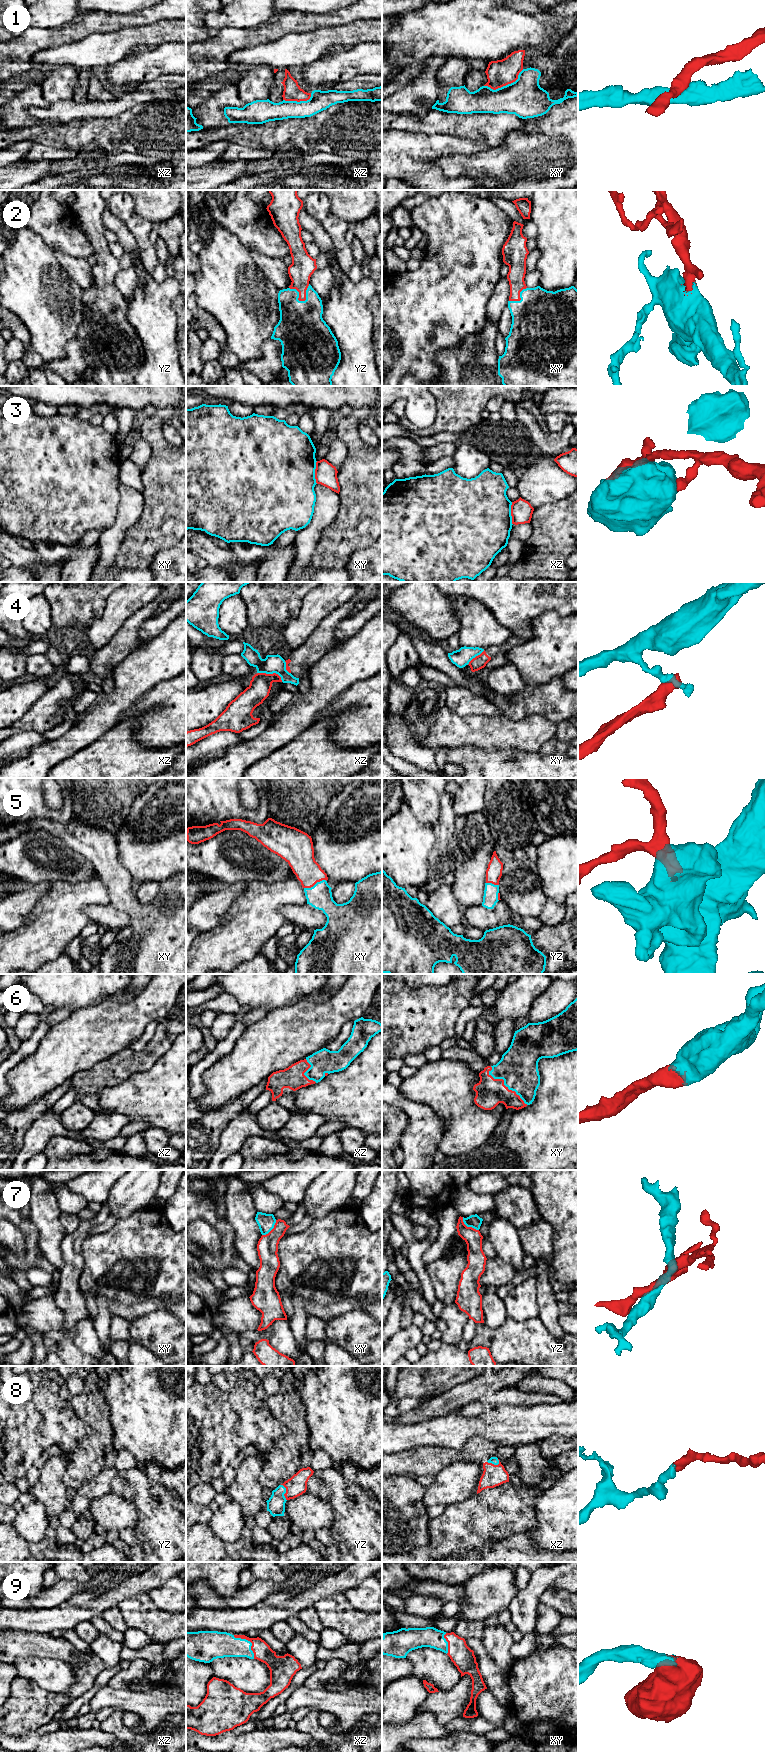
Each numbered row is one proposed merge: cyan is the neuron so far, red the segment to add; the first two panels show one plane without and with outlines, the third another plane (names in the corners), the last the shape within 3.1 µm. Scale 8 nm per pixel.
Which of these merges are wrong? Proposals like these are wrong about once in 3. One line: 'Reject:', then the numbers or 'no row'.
Reject: 1, 3, 4, 7

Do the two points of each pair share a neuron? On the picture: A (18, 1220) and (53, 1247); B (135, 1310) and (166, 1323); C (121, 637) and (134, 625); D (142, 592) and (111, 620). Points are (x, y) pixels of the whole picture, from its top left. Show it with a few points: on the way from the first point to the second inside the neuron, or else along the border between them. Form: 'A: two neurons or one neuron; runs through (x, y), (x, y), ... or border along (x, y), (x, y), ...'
A: two neurons; border along (30, 1220), (37, 1230), (38, 1246), (43, 1254)
B: two neurons; border along (170, 1312), (152, 1311), (130, 1322)
C: one neuron; runs through (124, 635), (131, 628)
D: one neuron; runs through (134, 597), (119, 612)

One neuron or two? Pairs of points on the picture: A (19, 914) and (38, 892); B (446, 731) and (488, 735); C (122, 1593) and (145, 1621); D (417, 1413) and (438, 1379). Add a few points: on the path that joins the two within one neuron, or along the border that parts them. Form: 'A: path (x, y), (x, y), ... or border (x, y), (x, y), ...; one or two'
A: path (21, 909), (33, 897); one
B: path (456, 731), (478, 731); one
C: border (147, 1593), (127, 1597), (117, 1605); two
D: border (449, 1388), (428, 1399); two

